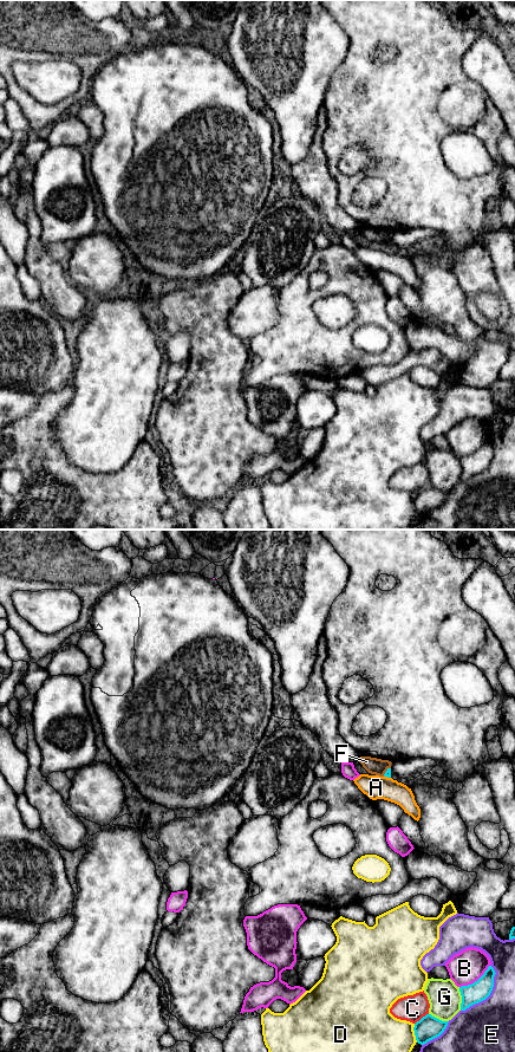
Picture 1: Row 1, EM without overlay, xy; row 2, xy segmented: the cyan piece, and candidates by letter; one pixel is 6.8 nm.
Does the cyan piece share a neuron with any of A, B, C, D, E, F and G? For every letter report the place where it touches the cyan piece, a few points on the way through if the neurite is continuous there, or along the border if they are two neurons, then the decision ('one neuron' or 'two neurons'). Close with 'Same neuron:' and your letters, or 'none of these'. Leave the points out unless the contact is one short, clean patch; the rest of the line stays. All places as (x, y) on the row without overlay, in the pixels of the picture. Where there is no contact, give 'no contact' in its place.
A: contact xy (388, 247); two neurons
B: contact xy (475, 452); two neurons
C: contact xy (422, 488); two neurons
D: contact xy (415, 504); two neurons
E: contact xy (489, 465); two neurons
F: contact xy (385, 242); border xy (390, 238), (383, 246); two neurons
G: contact xy (462, 469); two neurons
Same neuron: none of these

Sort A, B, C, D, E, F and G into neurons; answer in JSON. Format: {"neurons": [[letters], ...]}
{"neurons": [["A"], ["B"], ["C"], ["D"], ["E"], ["F"], ["G"]]}

